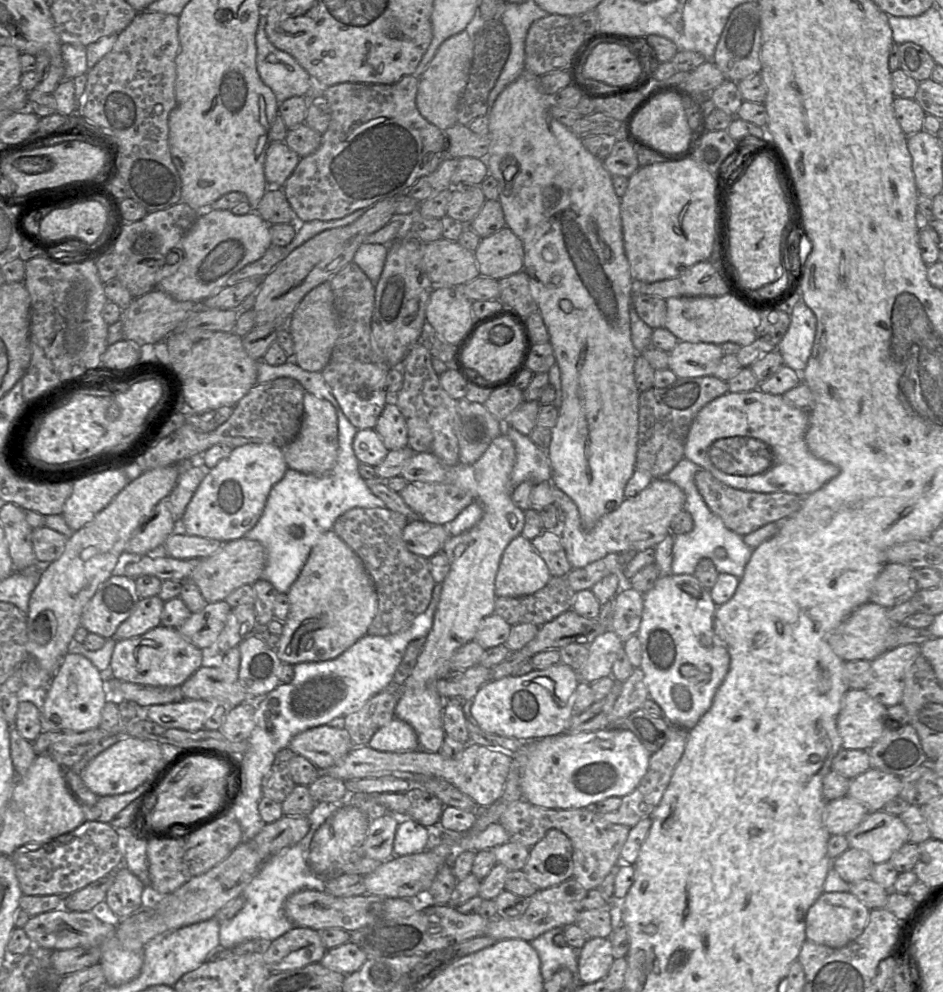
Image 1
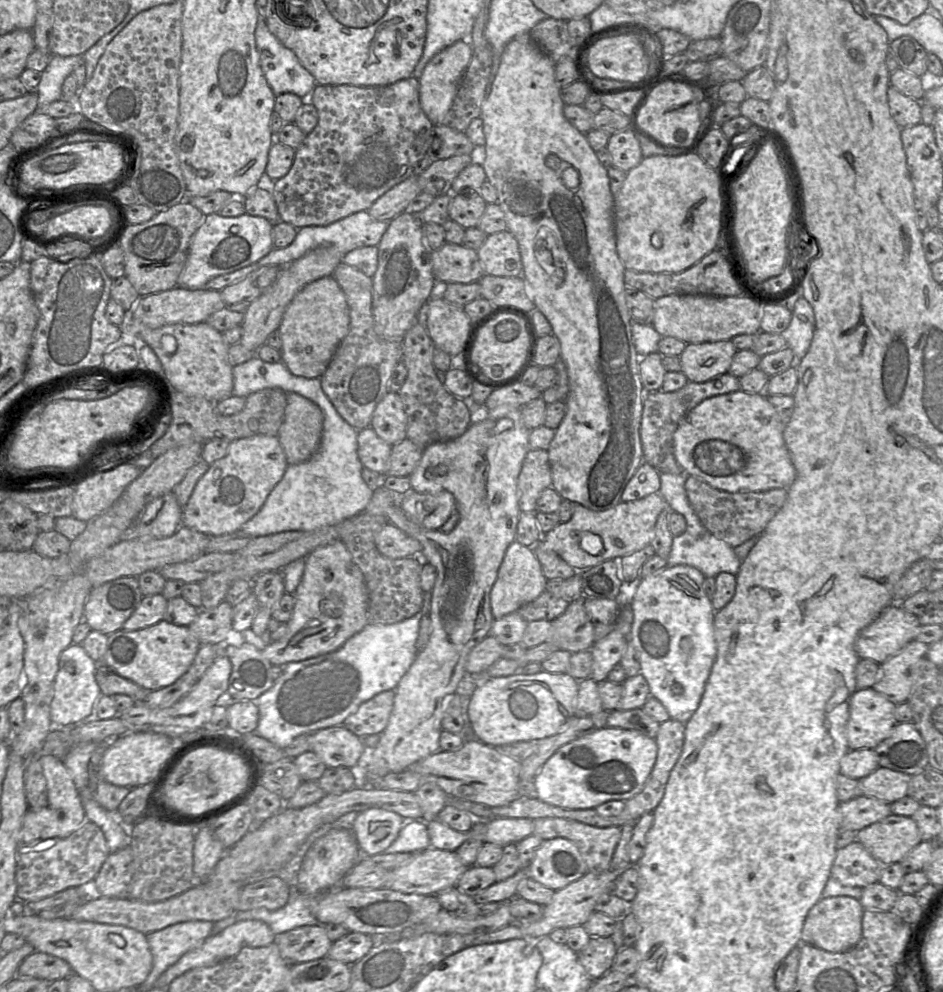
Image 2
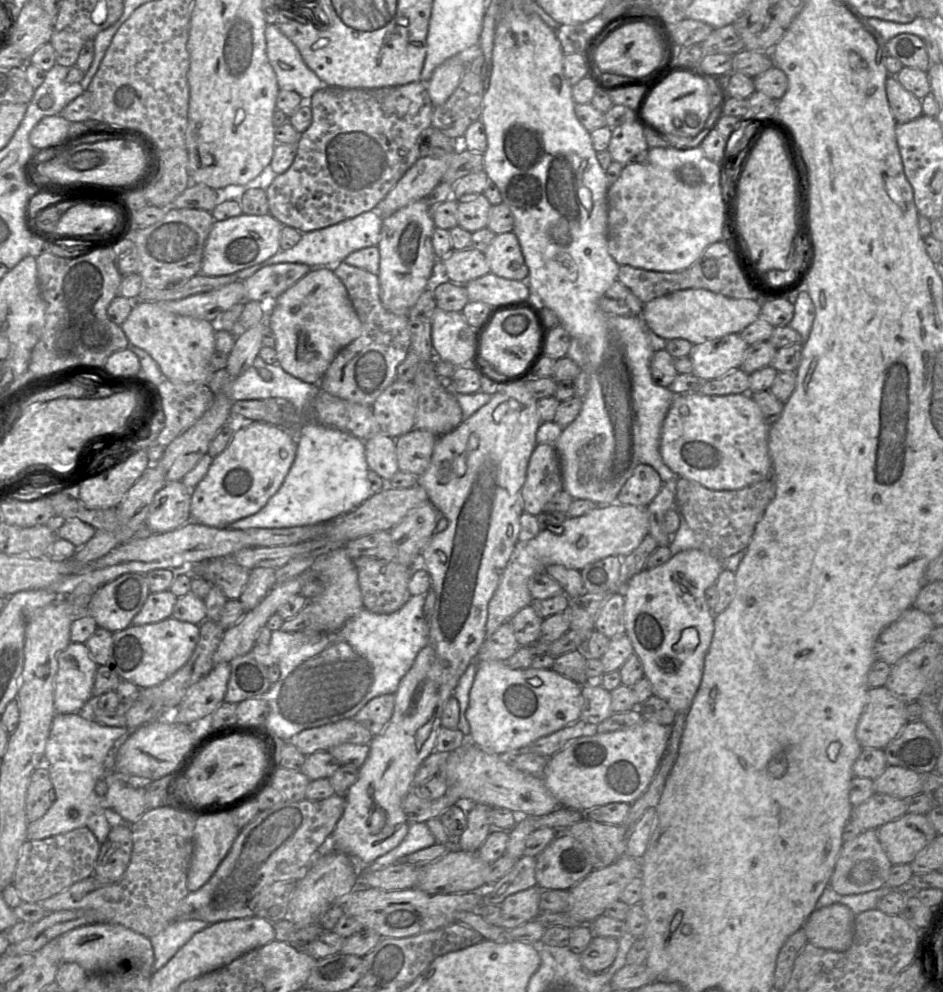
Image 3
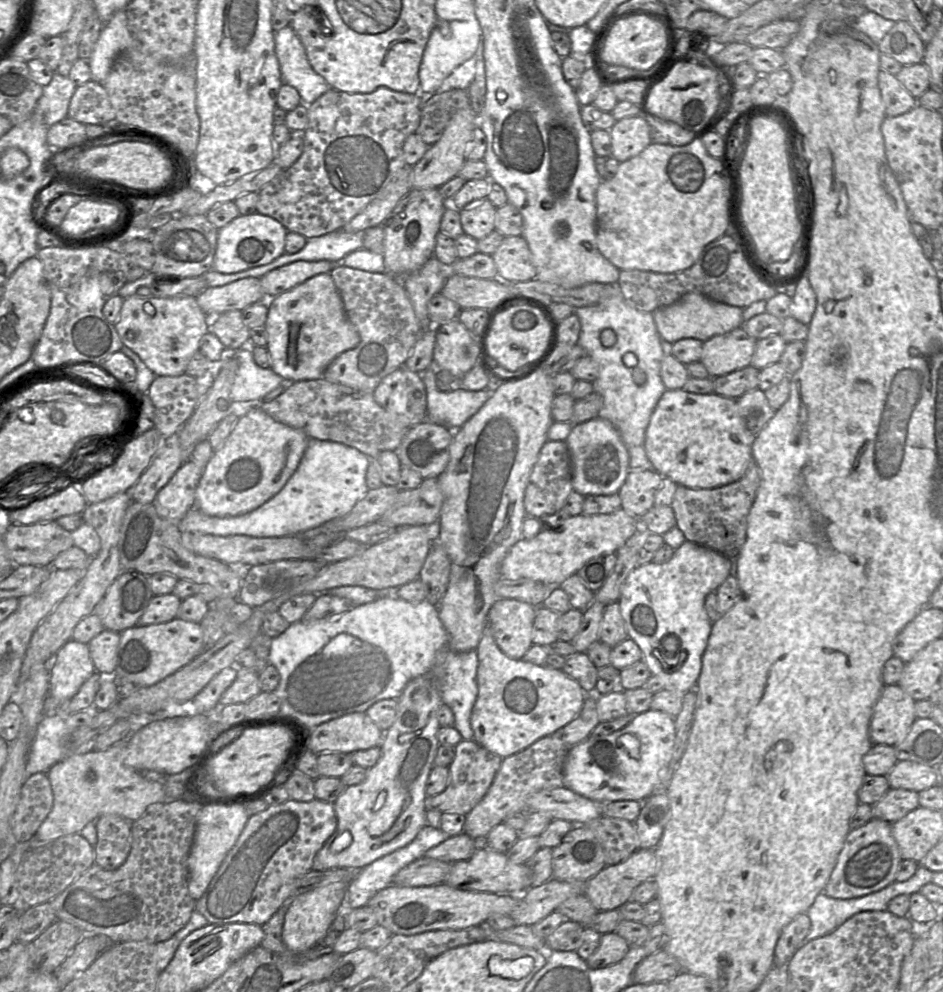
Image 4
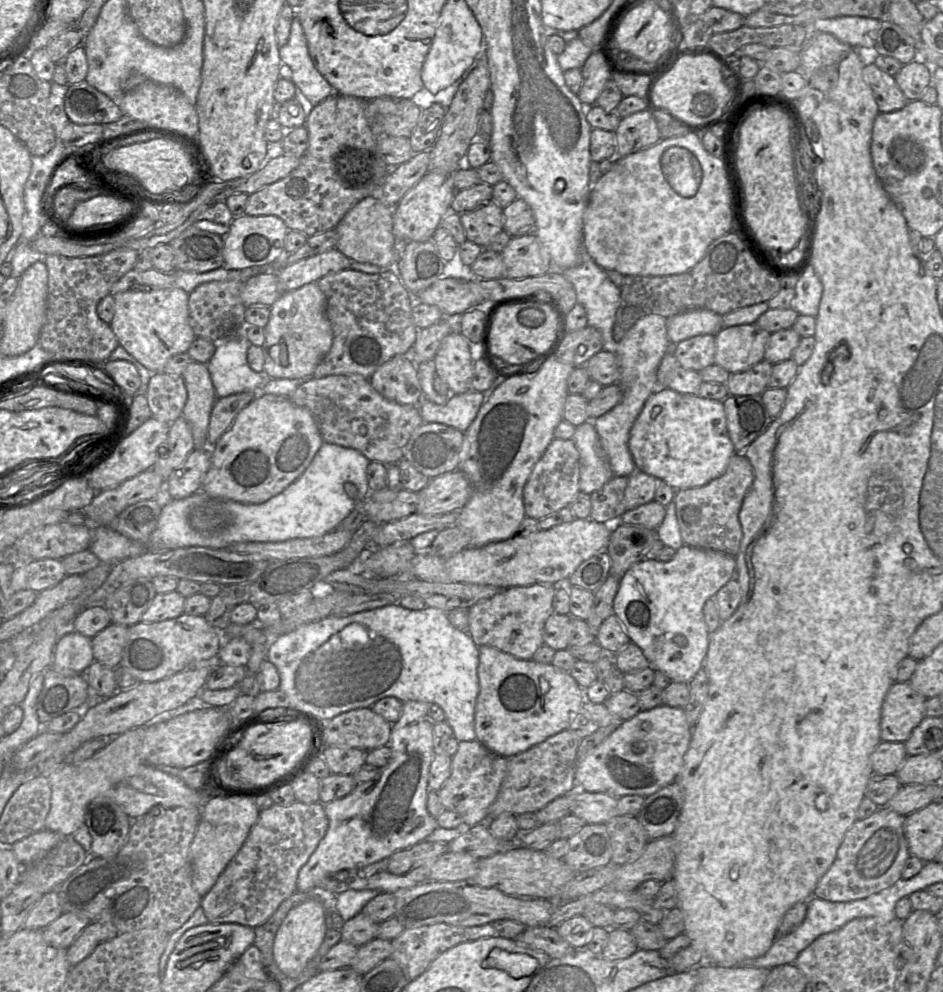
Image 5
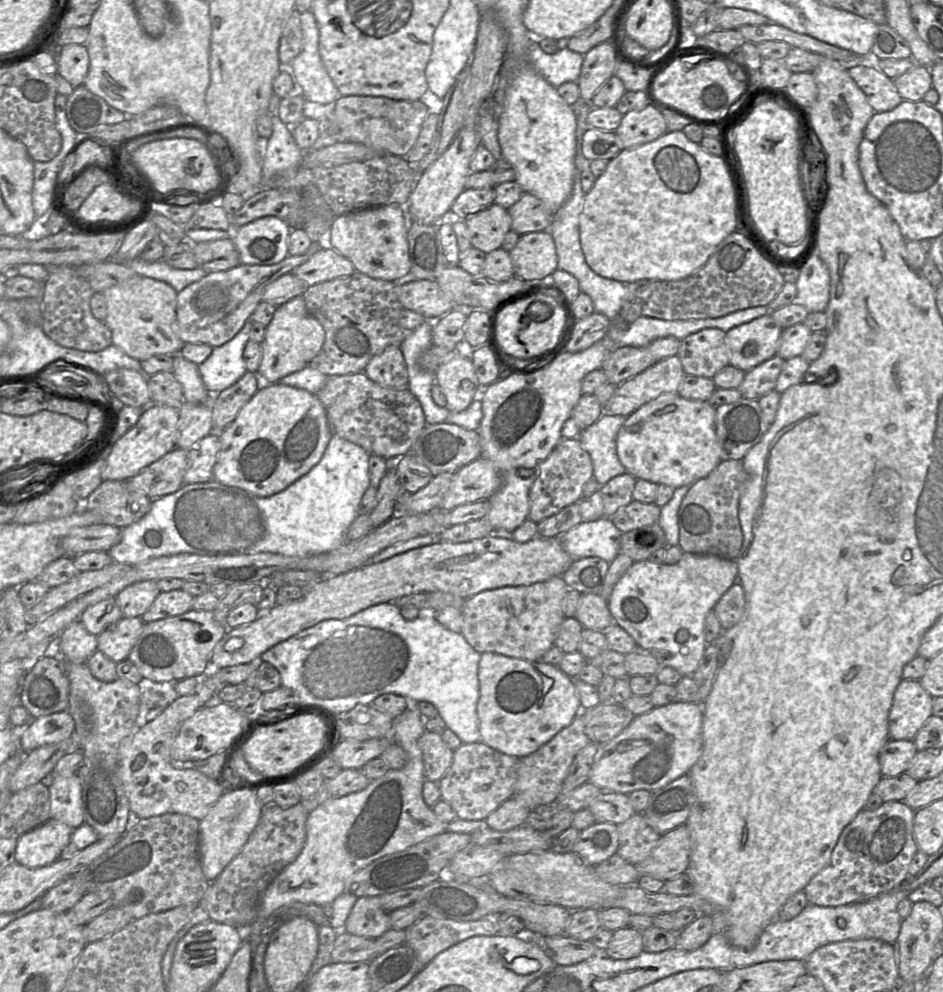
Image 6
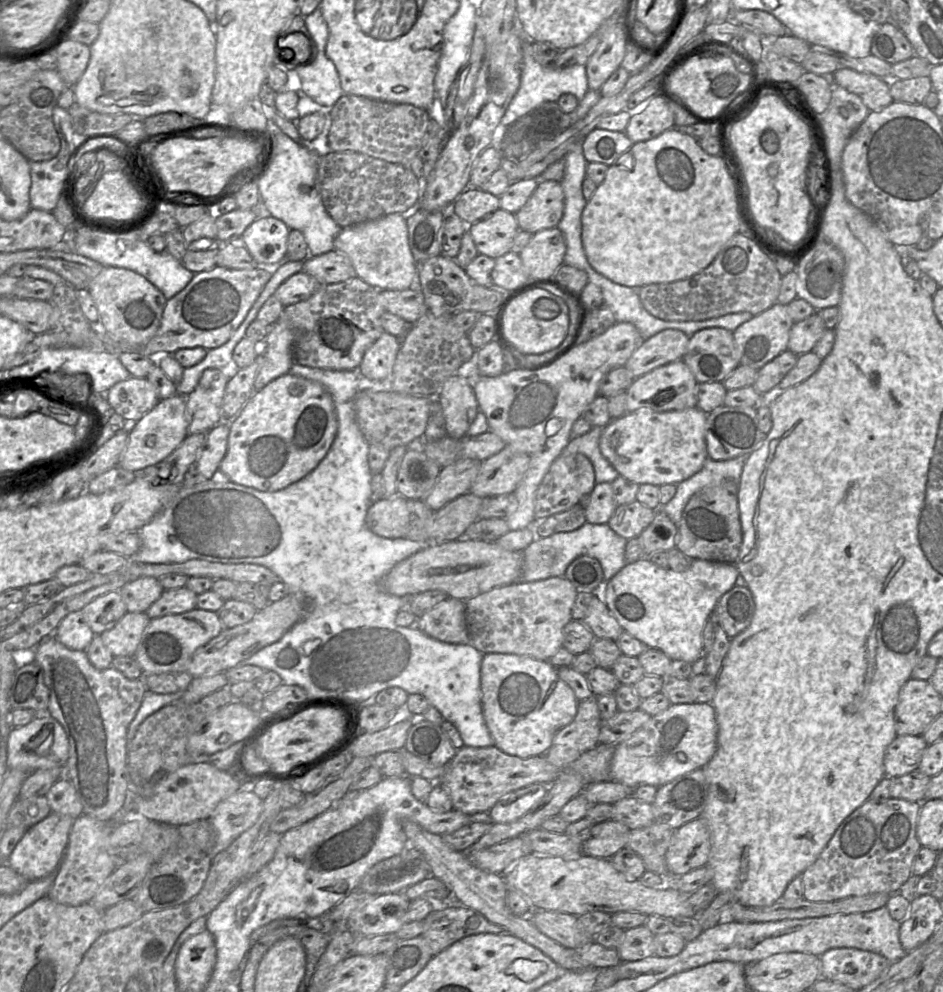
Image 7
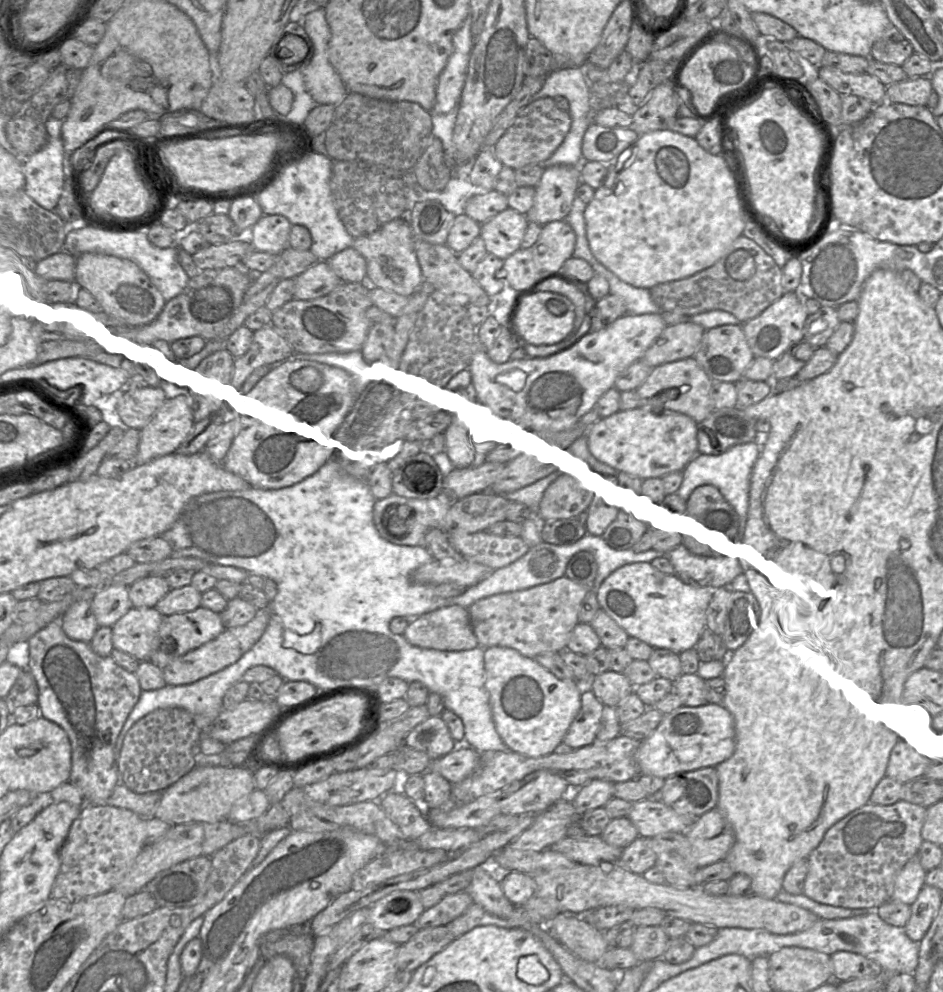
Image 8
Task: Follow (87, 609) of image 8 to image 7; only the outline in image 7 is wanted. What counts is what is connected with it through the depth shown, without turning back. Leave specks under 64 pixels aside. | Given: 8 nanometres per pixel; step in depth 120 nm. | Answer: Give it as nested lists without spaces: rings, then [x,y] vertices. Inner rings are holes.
[[[82,611],[68,614],[55,630],[55,637],[66,647],[86,651],[96,634],[87,624]]]

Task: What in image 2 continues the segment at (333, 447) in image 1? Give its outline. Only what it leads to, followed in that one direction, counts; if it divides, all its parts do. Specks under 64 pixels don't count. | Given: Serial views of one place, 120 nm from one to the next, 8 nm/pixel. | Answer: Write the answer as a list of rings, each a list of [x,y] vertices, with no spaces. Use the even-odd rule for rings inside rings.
[[[286,393],[286,401],[278,439],[288,464],[299,464],[310,459],[318,450],[324,416],[316,403],[297,393]]]

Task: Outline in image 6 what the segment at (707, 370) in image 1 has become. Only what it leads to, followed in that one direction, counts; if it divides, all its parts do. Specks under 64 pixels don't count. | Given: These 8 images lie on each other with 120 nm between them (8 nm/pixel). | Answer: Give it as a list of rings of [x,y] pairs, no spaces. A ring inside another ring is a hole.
[[[770,313],[726,332],[729,365],[747,372],[777,355],[783,328]]]

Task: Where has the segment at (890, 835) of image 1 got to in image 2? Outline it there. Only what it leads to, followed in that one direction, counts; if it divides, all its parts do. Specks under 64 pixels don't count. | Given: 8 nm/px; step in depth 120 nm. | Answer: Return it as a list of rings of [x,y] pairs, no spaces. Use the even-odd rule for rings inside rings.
[[[891,814],[859,830],[856,841],[879,863],[888,865],[900,863],[922,839],[912,817]]]

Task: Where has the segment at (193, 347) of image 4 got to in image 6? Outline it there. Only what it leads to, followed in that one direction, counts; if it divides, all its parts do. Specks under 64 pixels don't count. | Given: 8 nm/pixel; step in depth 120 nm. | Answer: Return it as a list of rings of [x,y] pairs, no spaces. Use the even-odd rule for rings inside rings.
[[[135,275],[104,290],[107,314],[104,320],[112,334],[112,344],[123,350],[128,356],[139,361],[158,354],[179,354],[184,342],[178,336],[176,306],[178,292],[169,284],[153,278]]]

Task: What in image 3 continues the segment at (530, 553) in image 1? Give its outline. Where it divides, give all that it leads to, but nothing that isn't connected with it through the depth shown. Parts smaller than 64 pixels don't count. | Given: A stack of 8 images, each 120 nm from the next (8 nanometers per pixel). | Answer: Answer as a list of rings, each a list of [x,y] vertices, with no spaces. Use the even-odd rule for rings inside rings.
[[[512,553],[500,583],[488,604],[486,637],[490,637],[518,611],[532,604],[534,599],[528,584],[536,573],[537,570],[533,567],[520,564]]]

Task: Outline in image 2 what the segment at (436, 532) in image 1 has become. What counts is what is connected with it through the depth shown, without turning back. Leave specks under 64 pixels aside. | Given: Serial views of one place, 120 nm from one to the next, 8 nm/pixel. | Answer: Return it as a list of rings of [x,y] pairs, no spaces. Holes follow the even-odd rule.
[[[391,523],[382,527],[375,537],[375,544],[382,555],[391,559],[418,557],[421,553],[420,542]]]

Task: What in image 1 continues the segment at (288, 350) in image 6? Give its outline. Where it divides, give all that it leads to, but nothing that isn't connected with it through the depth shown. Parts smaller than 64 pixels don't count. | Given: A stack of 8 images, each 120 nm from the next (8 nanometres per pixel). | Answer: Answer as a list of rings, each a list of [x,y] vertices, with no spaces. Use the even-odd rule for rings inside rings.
[[[329,281],[318,285],[306,294],[292,313],[287,329],[294,344],[294,354],[290,360],[295,361],[305,371],[321,372],[330,360],[339,335],[334,295]]]

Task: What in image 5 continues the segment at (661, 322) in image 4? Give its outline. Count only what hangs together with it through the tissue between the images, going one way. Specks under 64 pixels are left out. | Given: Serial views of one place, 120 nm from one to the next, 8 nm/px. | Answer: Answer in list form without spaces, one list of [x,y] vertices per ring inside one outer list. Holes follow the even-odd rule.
[[[692,309],[667,318],[667,334],[671,343],[703,334],[716,335],[722,328],[723,315],[708,309]]]

